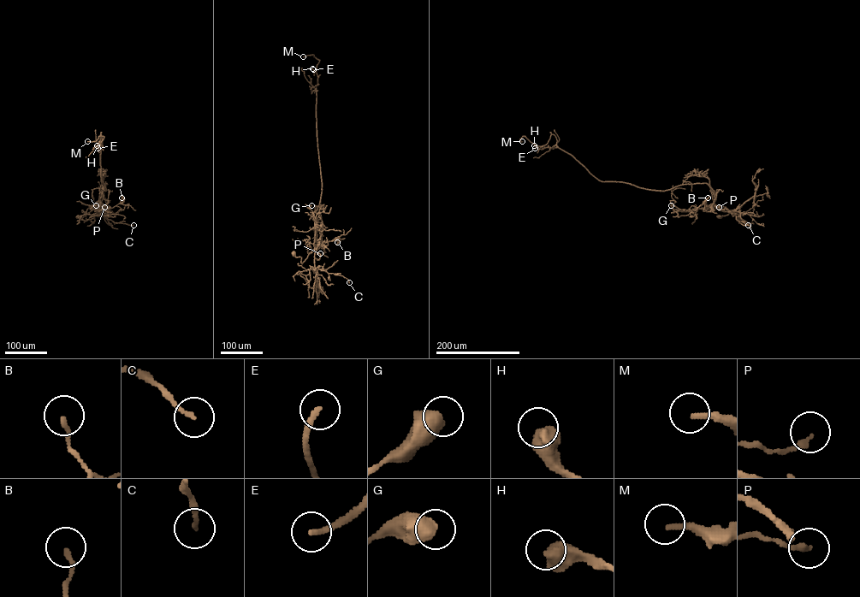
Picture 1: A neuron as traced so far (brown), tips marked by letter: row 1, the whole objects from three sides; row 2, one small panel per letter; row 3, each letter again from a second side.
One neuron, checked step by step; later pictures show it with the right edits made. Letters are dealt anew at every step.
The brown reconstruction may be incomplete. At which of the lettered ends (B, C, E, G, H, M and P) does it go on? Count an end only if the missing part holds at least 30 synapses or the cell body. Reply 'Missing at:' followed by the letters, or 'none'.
Missing at: E, H, M

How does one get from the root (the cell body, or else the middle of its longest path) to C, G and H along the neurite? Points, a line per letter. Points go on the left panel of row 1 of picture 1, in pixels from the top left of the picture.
C: (78, 216), (86, 215), (89, 208), (97, 204), (98, 211), (108, 219), (133, 225)
G: (78, 216), (86, 215), (89, 208), (98, 203), (99, 211), (91, 208), (96, 205)
H: (78, 216), (98, 204), (105, 183), (106, 190), (100, 134), (102, 146), (97, 145)

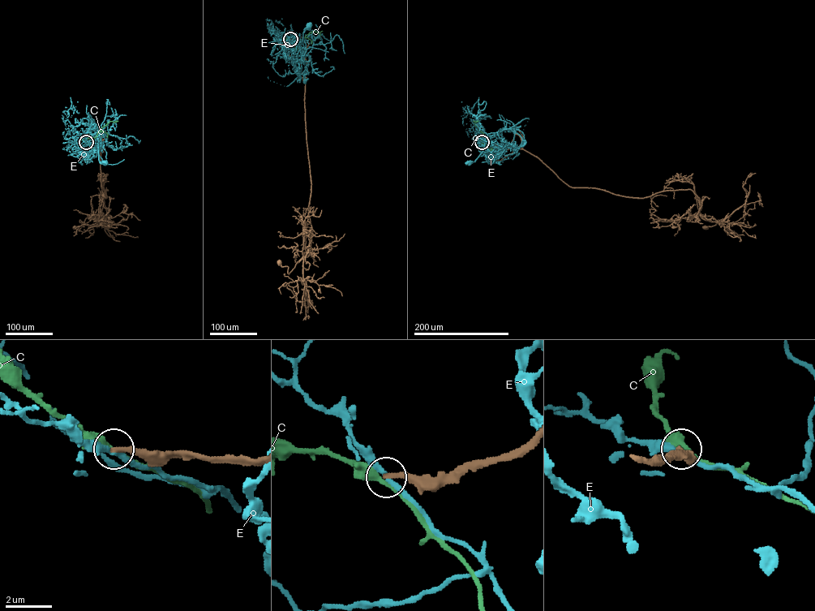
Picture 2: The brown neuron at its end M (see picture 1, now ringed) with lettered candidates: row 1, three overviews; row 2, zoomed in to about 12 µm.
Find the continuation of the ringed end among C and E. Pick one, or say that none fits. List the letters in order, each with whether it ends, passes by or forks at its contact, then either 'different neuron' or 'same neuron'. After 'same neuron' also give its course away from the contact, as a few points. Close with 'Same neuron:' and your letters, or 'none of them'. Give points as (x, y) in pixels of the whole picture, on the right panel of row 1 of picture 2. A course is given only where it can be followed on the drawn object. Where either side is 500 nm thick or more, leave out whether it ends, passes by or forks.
C: it passes by; different neuron
E: it passes by; different neuron
Same neuron: none of them

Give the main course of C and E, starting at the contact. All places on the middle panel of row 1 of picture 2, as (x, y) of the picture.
C: (290, 39), (297, 49), (298, 38), (296, 39), (301, 40), (311, 32), (322, 31)
E: (290, 39), (292, 41), (284, 43), (293, 45), (297, 42), (300, 45), (302, 32), (309, 27)

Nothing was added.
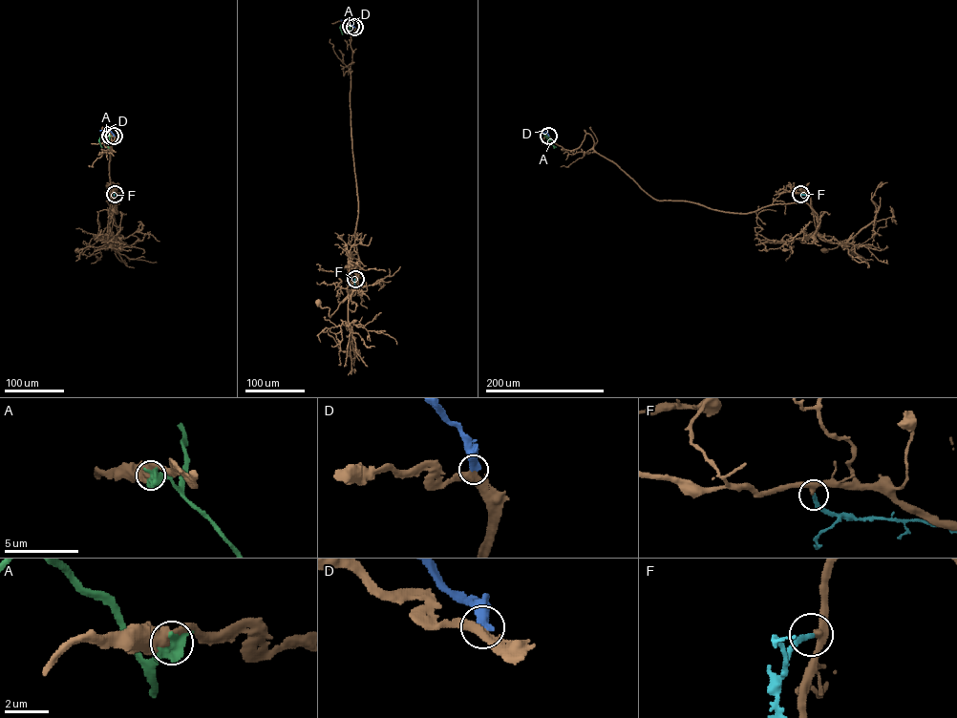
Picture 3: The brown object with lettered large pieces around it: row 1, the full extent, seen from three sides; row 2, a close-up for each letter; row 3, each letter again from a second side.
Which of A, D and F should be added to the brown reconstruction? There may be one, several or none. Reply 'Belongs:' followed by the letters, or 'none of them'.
Belongs: D

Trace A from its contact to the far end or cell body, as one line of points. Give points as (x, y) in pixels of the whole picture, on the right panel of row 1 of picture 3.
A: (547, 136), (556, 147)

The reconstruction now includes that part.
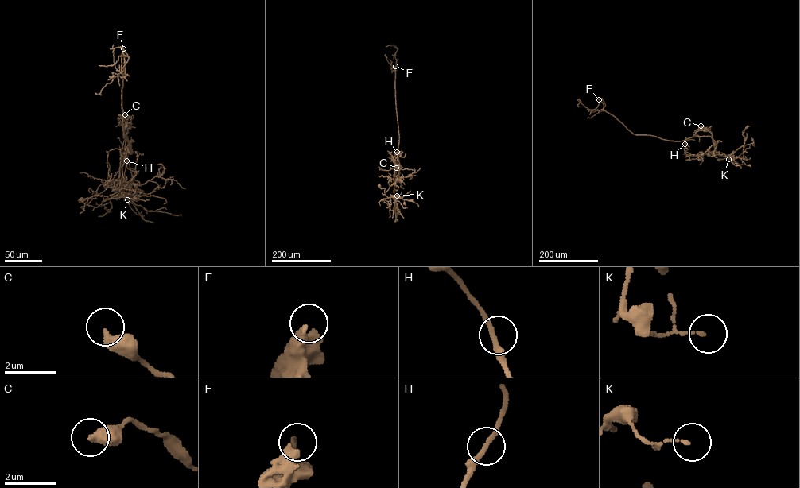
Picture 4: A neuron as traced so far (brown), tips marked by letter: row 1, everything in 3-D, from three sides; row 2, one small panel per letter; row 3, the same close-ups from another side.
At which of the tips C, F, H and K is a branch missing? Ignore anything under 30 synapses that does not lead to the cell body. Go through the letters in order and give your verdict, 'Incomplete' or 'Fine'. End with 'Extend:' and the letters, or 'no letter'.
C: Fine
F: Incomplete
H: Fine
K: Fine
Extend: F

